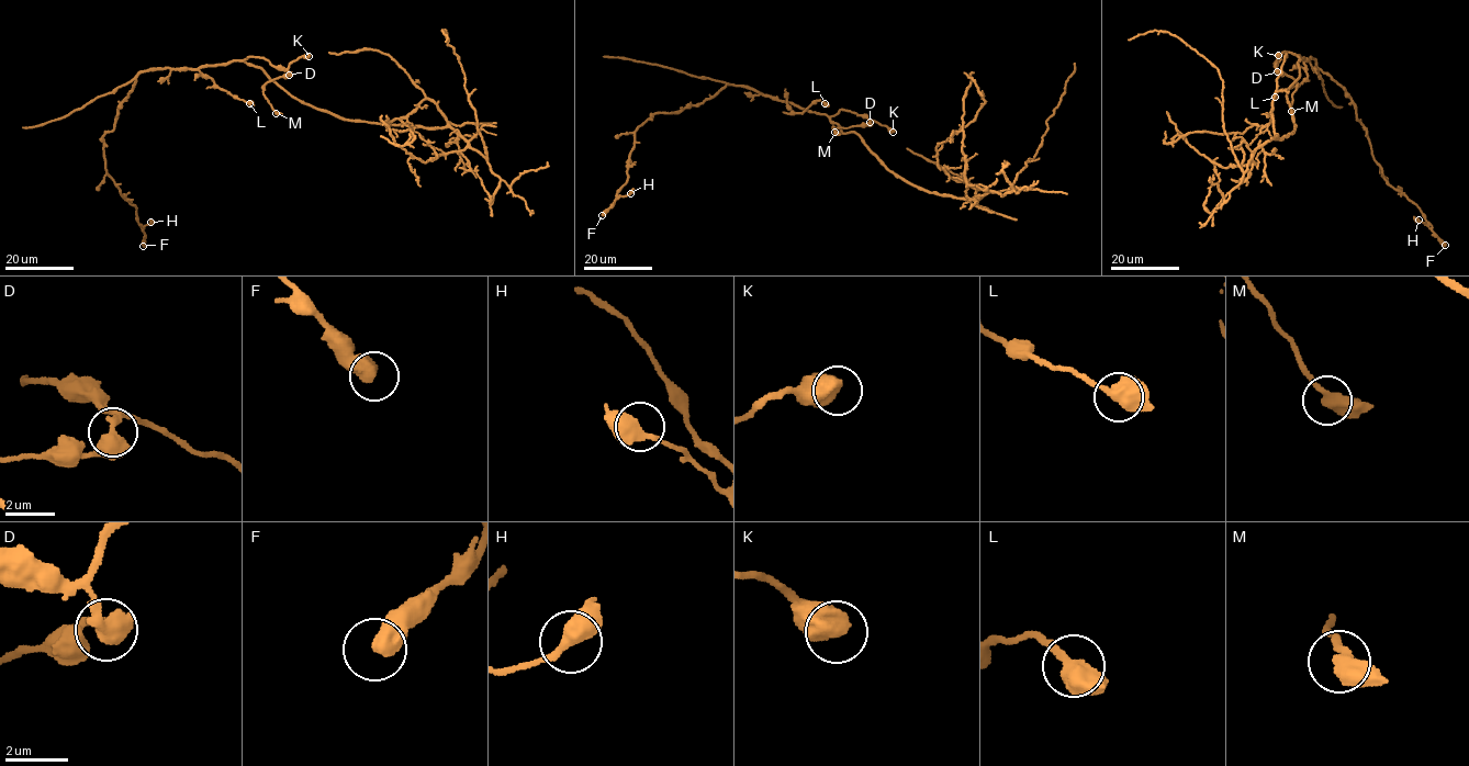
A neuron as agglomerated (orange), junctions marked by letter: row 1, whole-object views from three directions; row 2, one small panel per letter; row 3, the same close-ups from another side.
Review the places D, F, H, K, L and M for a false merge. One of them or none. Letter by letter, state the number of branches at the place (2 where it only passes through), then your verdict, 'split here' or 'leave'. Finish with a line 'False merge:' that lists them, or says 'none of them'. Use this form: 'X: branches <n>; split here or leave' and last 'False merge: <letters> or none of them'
D: branches 2; leave
F: branches 1; leave
H: branches 2; leave
K: branches 1; leave
L: branches 2; leave
M: branches 2; leave
False merge: none of them

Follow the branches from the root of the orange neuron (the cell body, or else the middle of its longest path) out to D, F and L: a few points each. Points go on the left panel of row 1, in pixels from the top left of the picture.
D: (302, 101), (279, 87), (259, 68), (244, 62), (249, 56), (264, 57), (289, 74)
F: (302, 101), (239, 60), (141, 71), (103, 150), (108, 175), (136, 209), (143, 246)
L: (302, 101), (279, 87), (259, 68), (243, 62), (206, 65), (199, 69), (221, 89), (249, 103)

